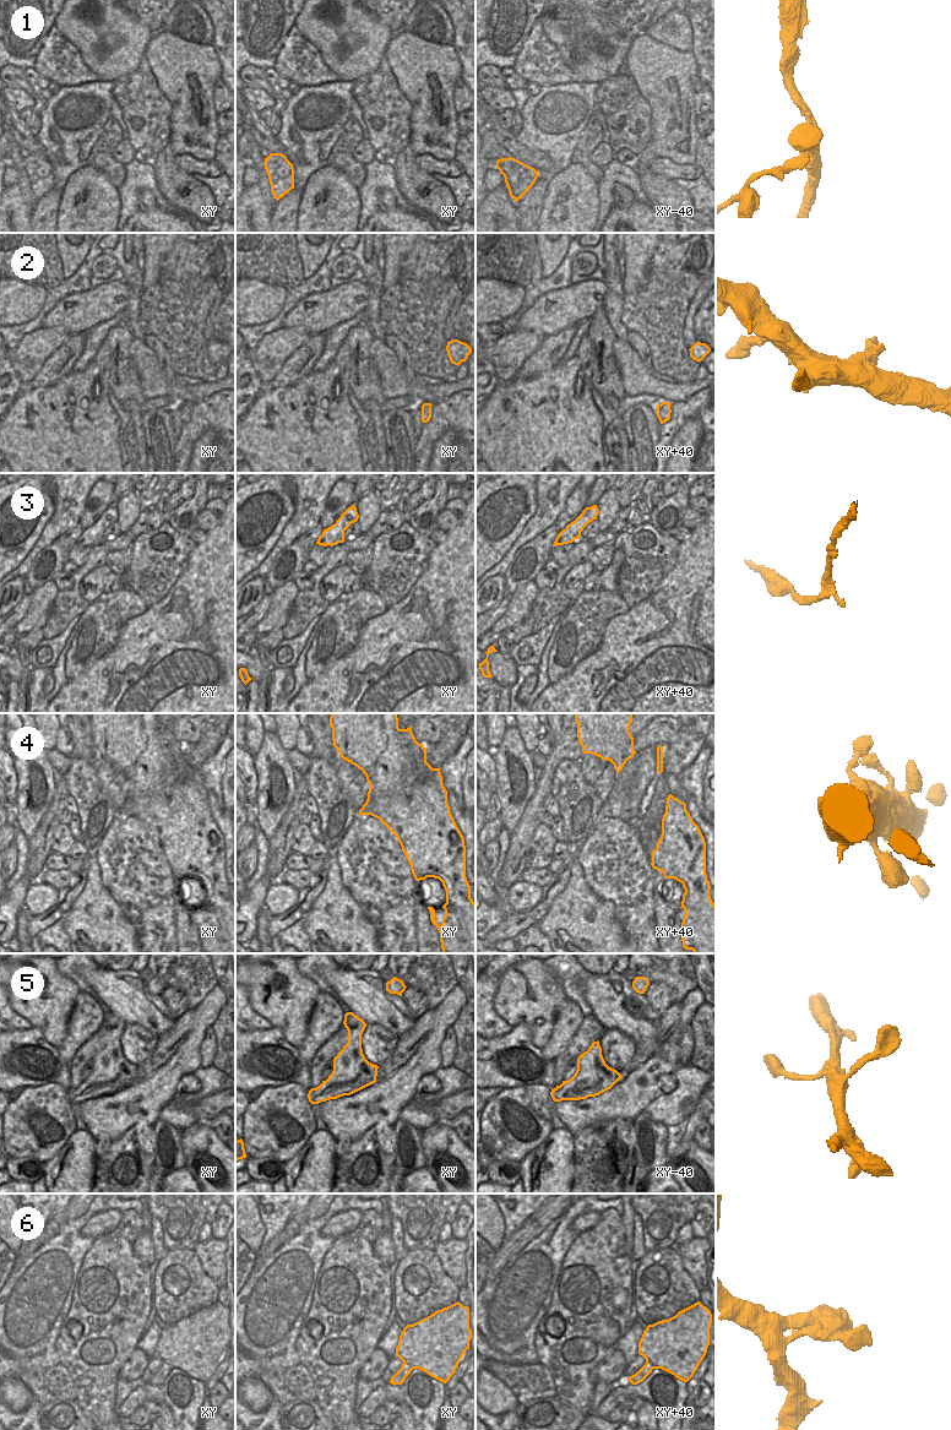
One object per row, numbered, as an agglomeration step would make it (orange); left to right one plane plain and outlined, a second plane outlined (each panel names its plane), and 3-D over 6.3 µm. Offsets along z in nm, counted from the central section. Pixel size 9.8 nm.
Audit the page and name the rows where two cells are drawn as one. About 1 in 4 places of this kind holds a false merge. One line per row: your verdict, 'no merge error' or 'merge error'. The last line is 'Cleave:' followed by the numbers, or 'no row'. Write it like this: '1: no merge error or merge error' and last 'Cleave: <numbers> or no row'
1: no merge error
2: no merge error
3: no merge error
4: no merge error
5: no merge error
6: no merge error
Cleave: no row

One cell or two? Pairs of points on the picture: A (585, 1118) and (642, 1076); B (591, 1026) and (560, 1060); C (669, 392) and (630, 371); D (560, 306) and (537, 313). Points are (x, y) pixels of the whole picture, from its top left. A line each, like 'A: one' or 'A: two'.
A: one
B: one
C: one
D: one

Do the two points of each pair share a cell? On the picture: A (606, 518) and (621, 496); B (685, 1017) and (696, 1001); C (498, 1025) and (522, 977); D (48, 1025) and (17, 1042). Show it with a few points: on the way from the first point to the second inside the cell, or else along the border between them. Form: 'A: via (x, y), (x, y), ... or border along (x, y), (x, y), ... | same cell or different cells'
A: border along (615, 490), (615, 498), (621, 507) | different cells
B: via (686, 1013), (693, 1005) | same cell
C: border along (495, 989), (494, 1010), (511, 1027) | different cells
D: border along (33, 1026), (56, 1048) | different cells

